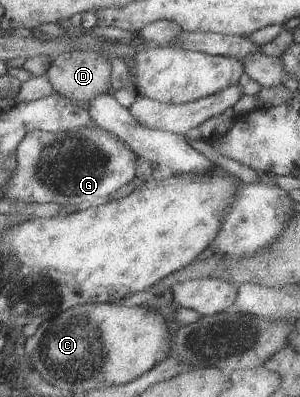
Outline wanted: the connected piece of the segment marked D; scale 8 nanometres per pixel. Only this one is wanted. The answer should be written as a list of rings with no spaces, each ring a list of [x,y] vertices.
[[[71,51],[54,57],[46,74],[56,91],[74,101],[92,101],[98,95],[107,94],[112,87],[111,57],[98,52]]]

